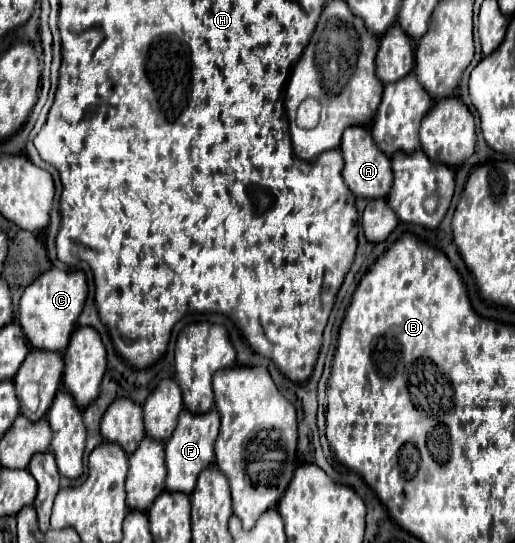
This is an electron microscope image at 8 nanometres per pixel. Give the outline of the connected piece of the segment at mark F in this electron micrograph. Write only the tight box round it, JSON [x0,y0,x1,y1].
[164,410,220,496]

